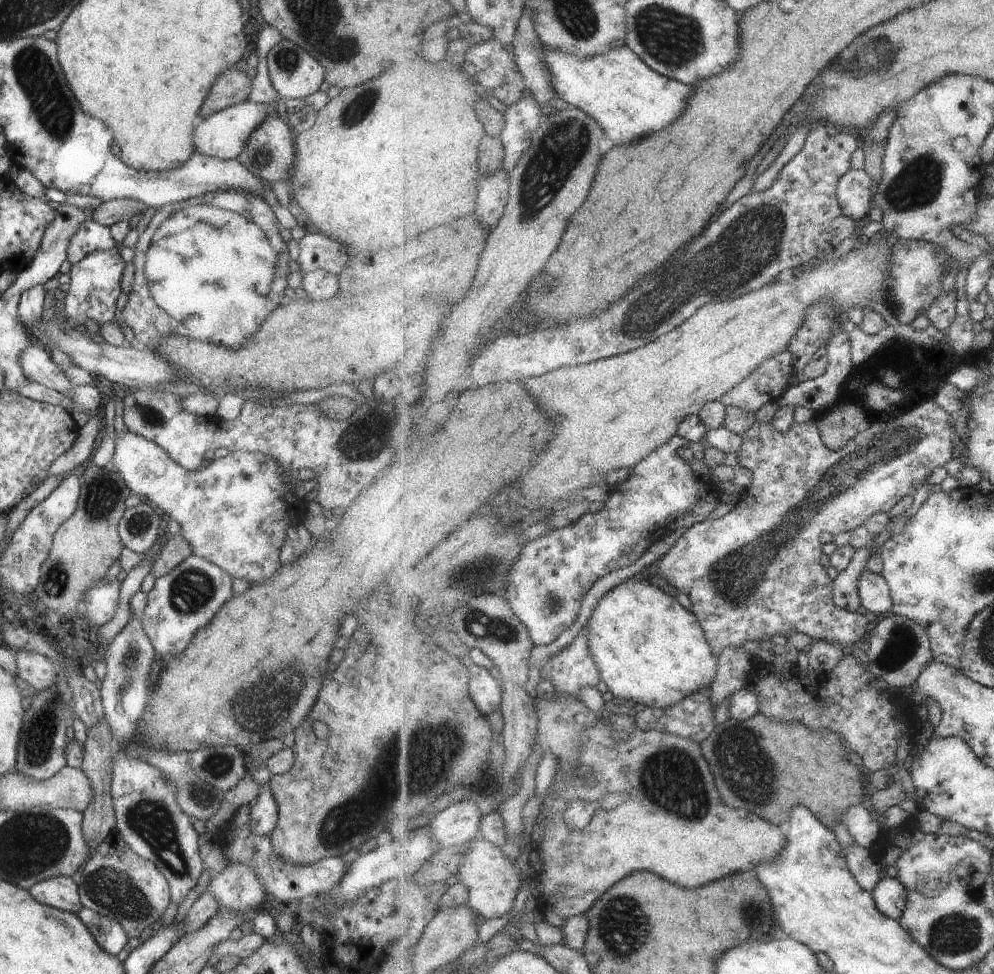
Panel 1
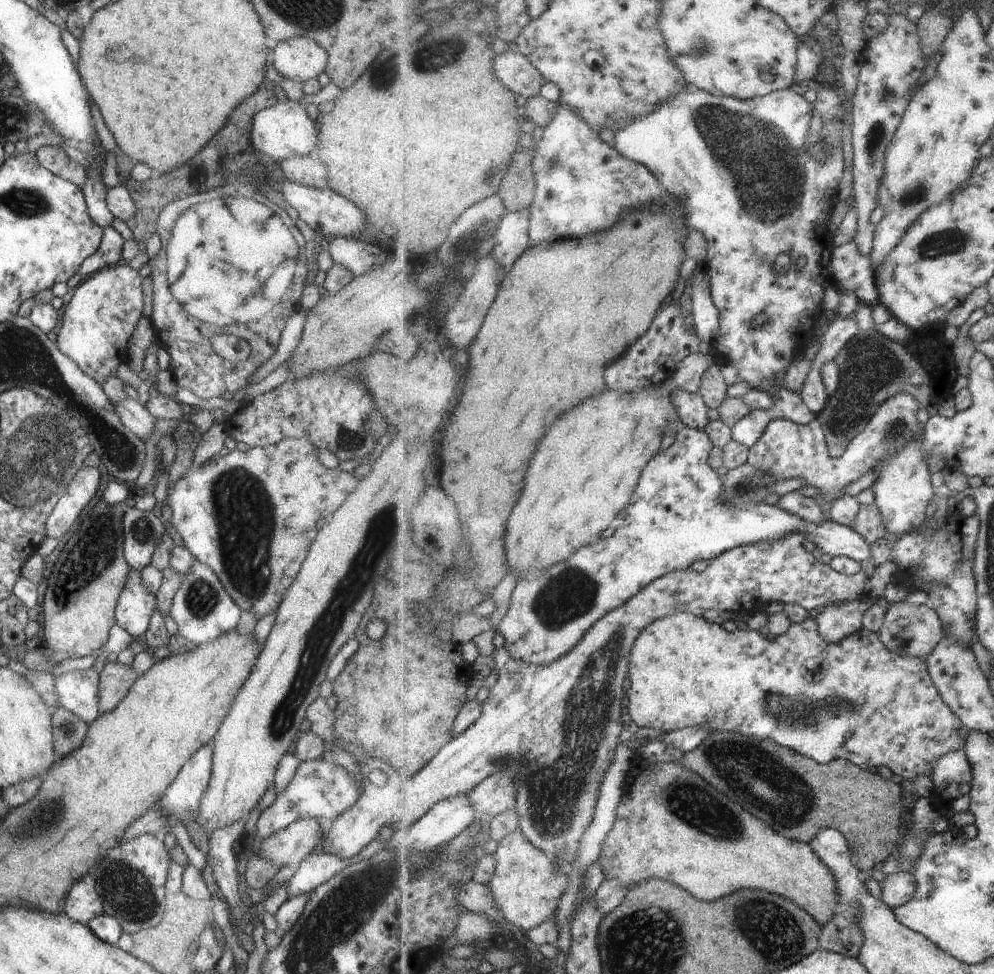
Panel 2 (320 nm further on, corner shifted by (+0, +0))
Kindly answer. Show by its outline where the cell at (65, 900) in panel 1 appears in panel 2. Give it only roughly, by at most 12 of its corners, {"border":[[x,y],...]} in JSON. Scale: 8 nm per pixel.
{"border":[[85,874],[69,888],[63,912],[87,925],[103,913],[93,876]]}

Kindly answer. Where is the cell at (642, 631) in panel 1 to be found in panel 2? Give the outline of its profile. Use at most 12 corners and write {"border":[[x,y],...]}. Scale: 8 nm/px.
{"border":[[690,613],[629,656],[627,718],[902,779],[969,730],[926,660],[816,618]]}

